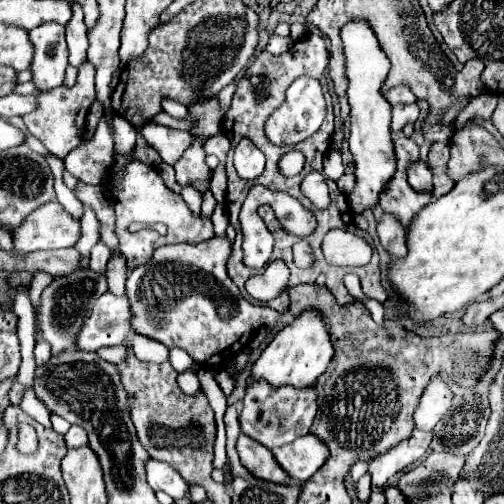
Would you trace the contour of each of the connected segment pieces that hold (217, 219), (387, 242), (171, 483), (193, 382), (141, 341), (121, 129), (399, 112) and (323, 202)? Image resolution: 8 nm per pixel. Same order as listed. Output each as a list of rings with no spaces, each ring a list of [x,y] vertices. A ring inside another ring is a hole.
[[[218,205],[218,207],[214,209],[212,223],[214,223],[214,231],[216,231],[220,237],[226,235],[226,229],[228,229],[228,215],[226,215],[224,205]]]
[[[384,213],[380,217],[380,221],[378,221],[378,237],[380,237],[380,243],[388,249],[388,253],[392,257],[402,257],[404,253],[408,253],[404,249],[404,237],[406,237],[404,225],[392,213]]]
[[[156,459],[146,461],[146,477],[154,491],[164,491],[170,497],[182,497],[188,491],[188,483],[168,465]]]
[[[194,365],[188,373],[182,373],[178,377],[178,383],[180,383],[180,389],[186,391],[186,395],[196,395],[200,391],[200,381],[198,381],[198,365]]]
[[[134,337],[132,351],[140,361],[152,361],[152,363],[168,361],[168,349],[158,341],[148,341],[148,337]]]
[[[115,114],[115,116],[113,119],[114,141],[116,141],[114,153],[130,153],[136,143],[136,131],[132,125],[128,125],[128,121],[122,115]]]
[[[394,105],[392,107],[392,125],[390,131],[398,133],[406,123],[414,123],[418,119],[418,105]]]
[[[306,175],[306,179],[302,181],[302,193],[318,209],[326,209],[330,205],[330,195],[328,195],[328,187],[326,187],[324,175]]]

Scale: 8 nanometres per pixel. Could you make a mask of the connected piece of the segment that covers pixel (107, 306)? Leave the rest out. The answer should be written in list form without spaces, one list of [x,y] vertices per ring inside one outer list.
[[[110,291],[103,294],[103,303],[98,302],[84,317],[84,323],[76,335],[76,349],[98,351],[102,347],[120,345],[128,333],[128,299],[114,297]]]

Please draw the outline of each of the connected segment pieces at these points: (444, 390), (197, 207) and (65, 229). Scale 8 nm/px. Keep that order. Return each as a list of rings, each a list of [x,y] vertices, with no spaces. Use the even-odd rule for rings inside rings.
[[[434,377],[430,381],[428,389],[424,391],[420,405],[414,413],[416,429],[432,431],[434,425],[440,421],[440,417],[450,409],[450,403],[452,403],[450,387],[440,377]]]
[[[186,186],[183,187],[180,195],[193,214],[199,216],[201,213],[202,195],[200,195],[200,193],[194,193],[193,191],[197,190],[190,186]]]
[[[48,203],[32,211],[14,231],[14,249],[30,253],[40,249],[74,247],[80,237],[80,221],[70,217],[60,203]]]

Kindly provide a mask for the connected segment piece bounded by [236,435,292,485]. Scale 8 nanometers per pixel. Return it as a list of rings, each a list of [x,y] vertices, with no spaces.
[[[240,435],[236,449],[242,459],[242,465],[254,477],[260,477],[262,481],[270,481],[276,485],[290,485],[292,483],[288,473],[284,473],[280,469],[280,465],[276,465],[276,459],[272,457],[272,453],[264,445],[260,445],[258,441],[252,441],[250,437]]]

